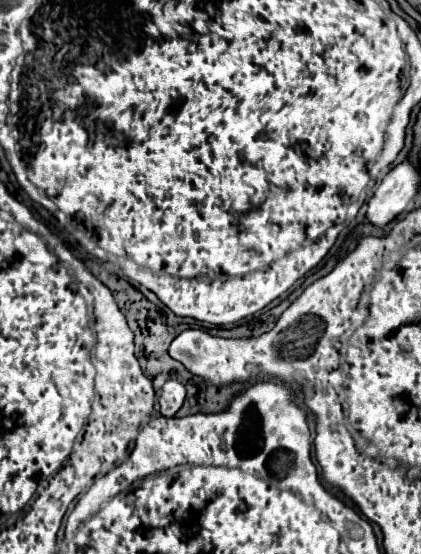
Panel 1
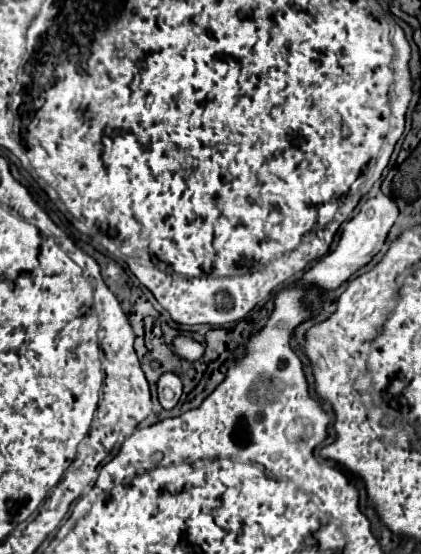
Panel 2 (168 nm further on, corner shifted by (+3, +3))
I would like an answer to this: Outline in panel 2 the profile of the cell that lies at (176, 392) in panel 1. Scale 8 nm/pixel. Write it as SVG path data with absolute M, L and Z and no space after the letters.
M164 373L158 379L158 401L164 409L172 409L182 395L182 381L174 373Z

